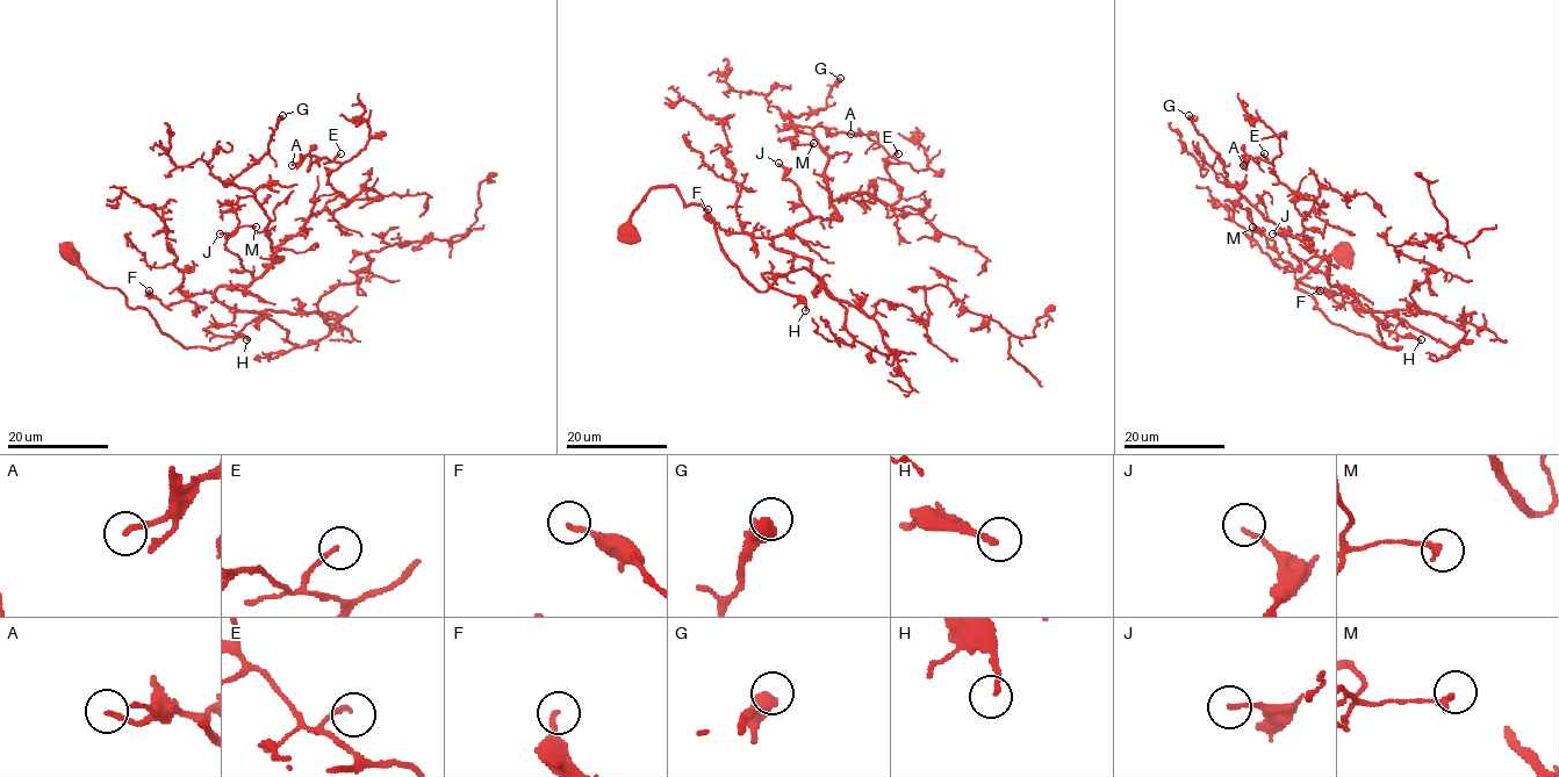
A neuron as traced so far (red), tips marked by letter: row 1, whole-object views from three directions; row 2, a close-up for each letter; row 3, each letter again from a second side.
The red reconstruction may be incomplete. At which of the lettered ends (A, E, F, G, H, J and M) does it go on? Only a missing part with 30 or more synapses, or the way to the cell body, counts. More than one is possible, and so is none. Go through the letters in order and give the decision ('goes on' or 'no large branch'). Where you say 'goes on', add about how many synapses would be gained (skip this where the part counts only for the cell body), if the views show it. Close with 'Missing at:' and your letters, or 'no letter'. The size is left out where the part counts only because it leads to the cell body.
A: no large branch
E: no large branch
F: no large branch
G: goes on; about 60 synapses
H: no large branch
J: no large branch
M: no large branch
Missing at: G

